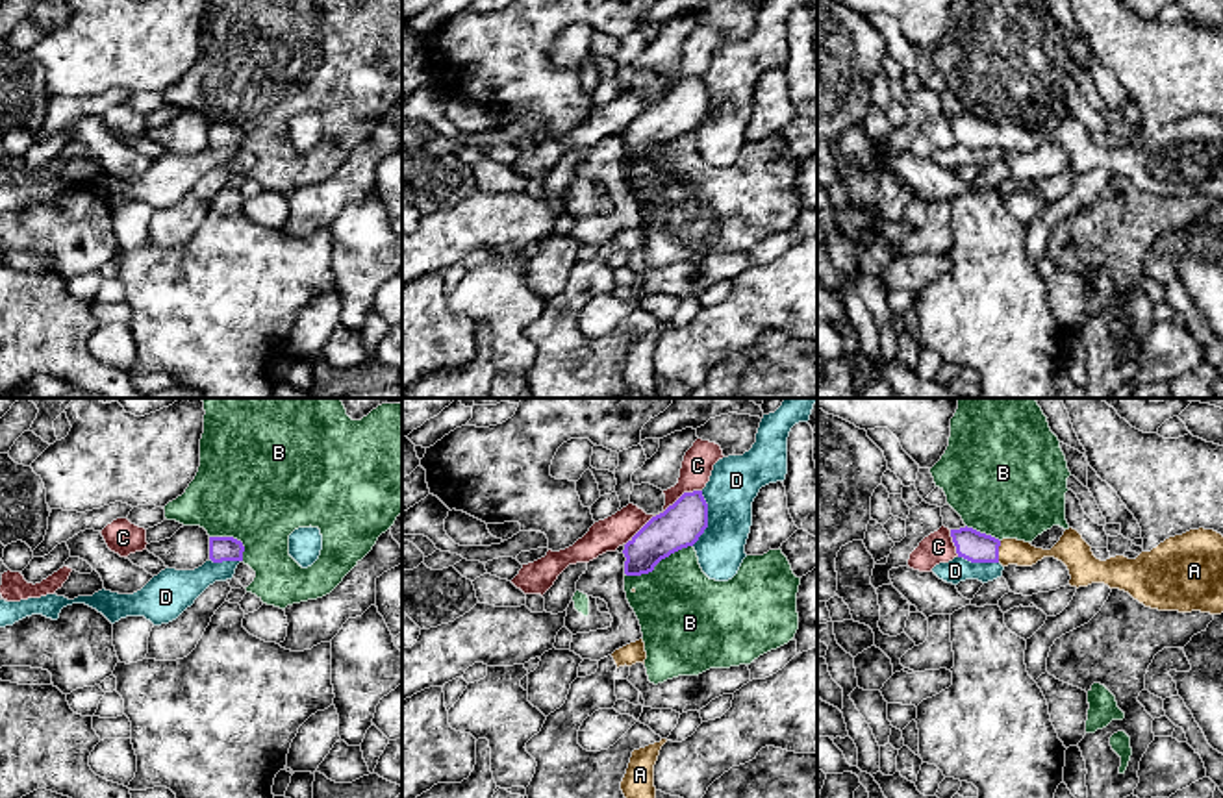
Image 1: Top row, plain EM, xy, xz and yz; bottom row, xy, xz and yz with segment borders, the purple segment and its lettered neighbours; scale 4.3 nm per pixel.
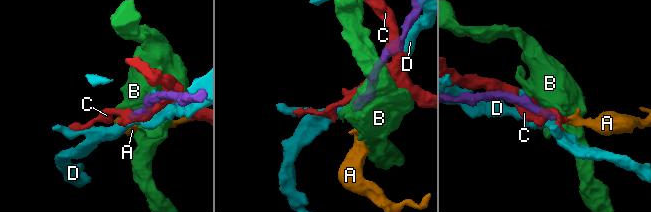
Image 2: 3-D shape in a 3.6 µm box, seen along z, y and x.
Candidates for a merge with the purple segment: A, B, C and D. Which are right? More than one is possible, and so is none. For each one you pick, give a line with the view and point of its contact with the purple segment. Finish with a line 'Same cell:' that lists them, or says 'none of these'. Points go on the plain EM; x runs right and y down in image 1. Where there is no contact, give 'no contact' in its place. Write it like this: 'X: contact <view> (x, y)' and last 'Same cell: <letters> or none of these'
A: contact yz (997, 137)
Same cell: A

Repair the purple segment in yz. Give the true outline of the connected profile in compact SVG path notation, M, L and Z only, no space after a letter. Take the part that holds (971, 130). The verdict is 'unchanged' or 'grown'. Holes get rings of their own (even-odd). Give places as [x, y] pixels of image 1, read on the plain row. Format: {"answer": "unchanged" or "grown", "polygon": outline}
{"answer": "grown", "polygon": "M973 113L951 115L958 143L971 148L1032 152L1043 143L1062 146L1071 172L1104 168L1128 178L1145 193L1179 198L1223 198L1223 120L1190 115L1160 128L1136 144L1116 141L1101 146L1082 120L1069 113L1051 133L1017 124L995 124Z"}

